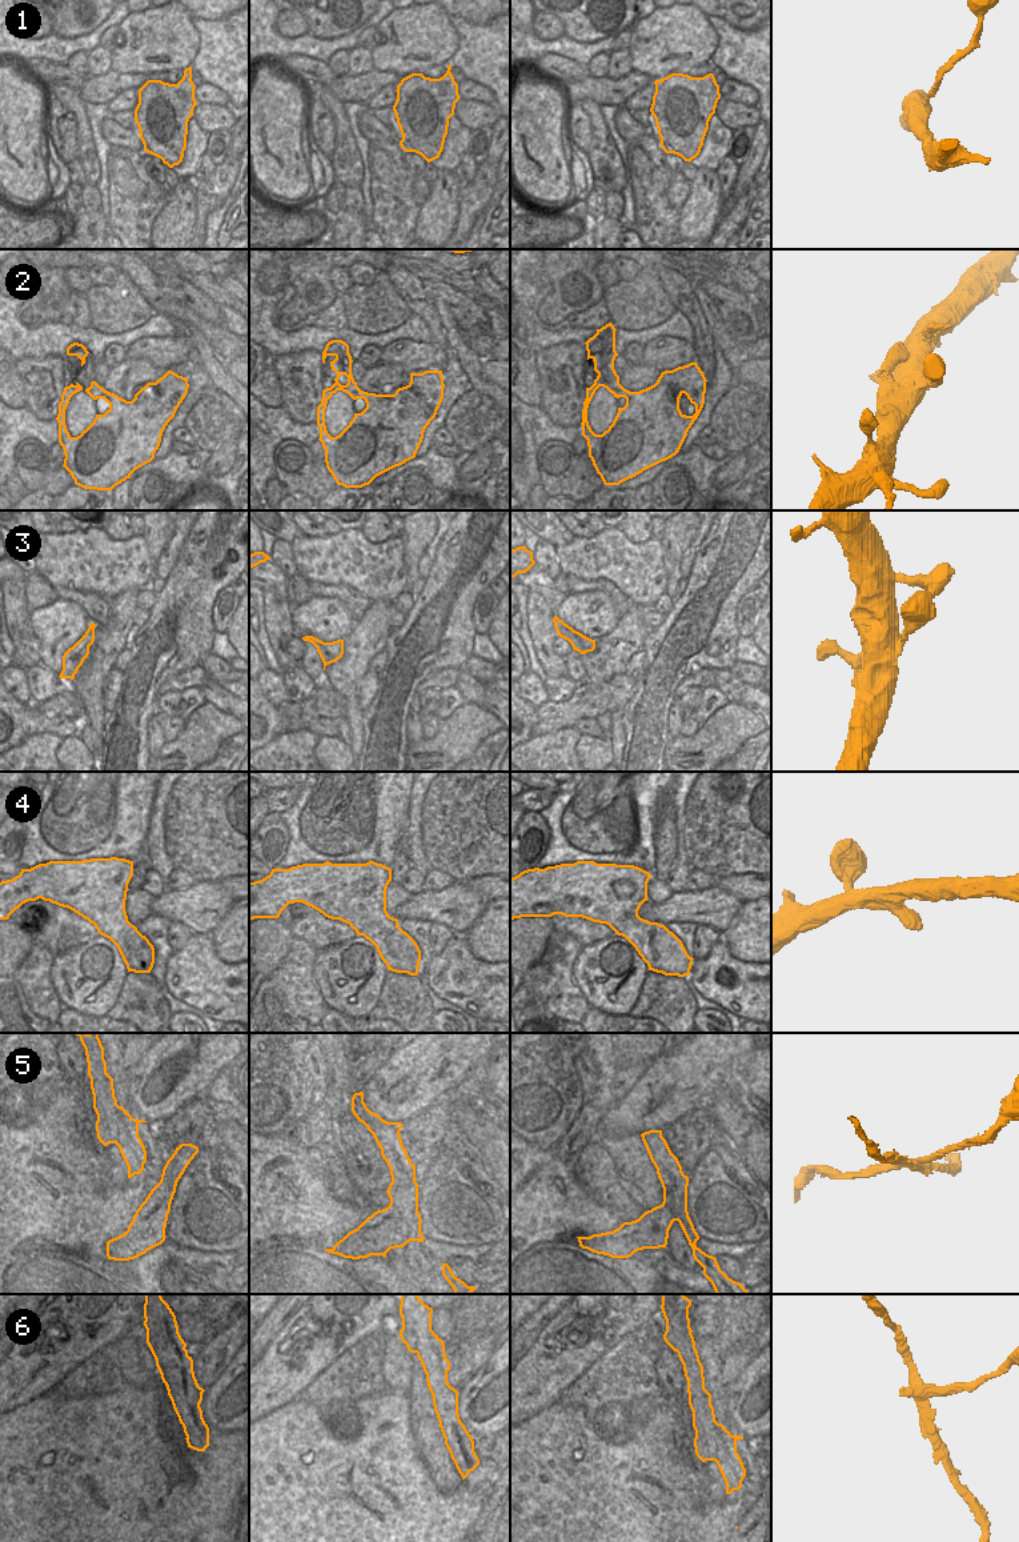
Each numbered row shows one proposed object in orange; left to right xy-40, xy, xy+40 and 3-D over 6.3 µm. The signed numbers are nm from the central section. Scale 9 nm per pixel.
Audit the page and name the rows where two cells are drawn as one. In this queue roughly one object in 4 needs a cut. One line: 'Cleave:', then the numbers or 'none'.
Cleave: 5, 6

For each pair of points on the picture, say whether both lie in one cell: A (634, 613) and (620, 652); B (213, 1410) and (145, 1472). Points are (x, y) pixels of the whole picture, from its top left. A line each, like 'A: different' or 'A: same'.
A: same
B: different

